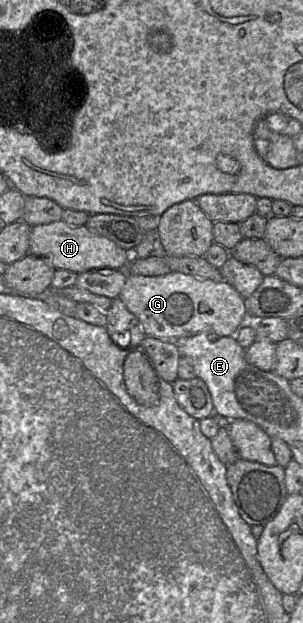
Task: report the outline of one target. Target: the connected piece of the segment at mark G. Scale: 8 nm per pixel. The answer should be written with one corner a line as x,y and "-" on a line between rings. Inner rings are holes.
170,272
163,276
128,275
119,297
140,321
146,337
175,341
201,332
235,336
247,322
244,298
227,282

